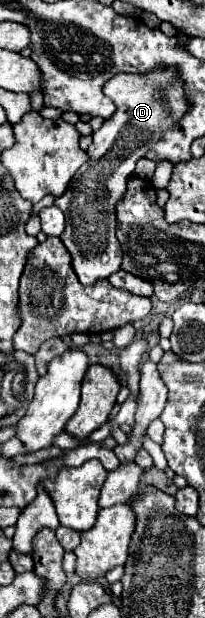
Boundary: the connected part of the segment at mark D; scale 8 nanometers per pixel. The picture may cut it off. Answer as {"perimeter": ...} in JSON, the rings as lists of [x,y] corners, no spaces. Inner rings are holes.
{"perimeter":[[[155,67],[151,73],[141,75],[119,73],[107,81],[103,91],[115,101],[117,111],[103,123],[101,129],[93,131],[93,143],[87,149],[91,161],[81,165],[65,195],[55,199],[55,205],[67,217],[61,241],[71,253],[73,271],[83,285],[93,285],[95,281],[107,279],[111,273],[119,271],[121,247],[115,237],[115,205],[125,193],[125,185],[133,175],[135,163],[151,151],[151,145],[163,135],[163,129],[171,129],[171,125],[175,125],[175,121],[179,121],[179,117],[187,111],[183,81],[175,77],[175,69]]]}

